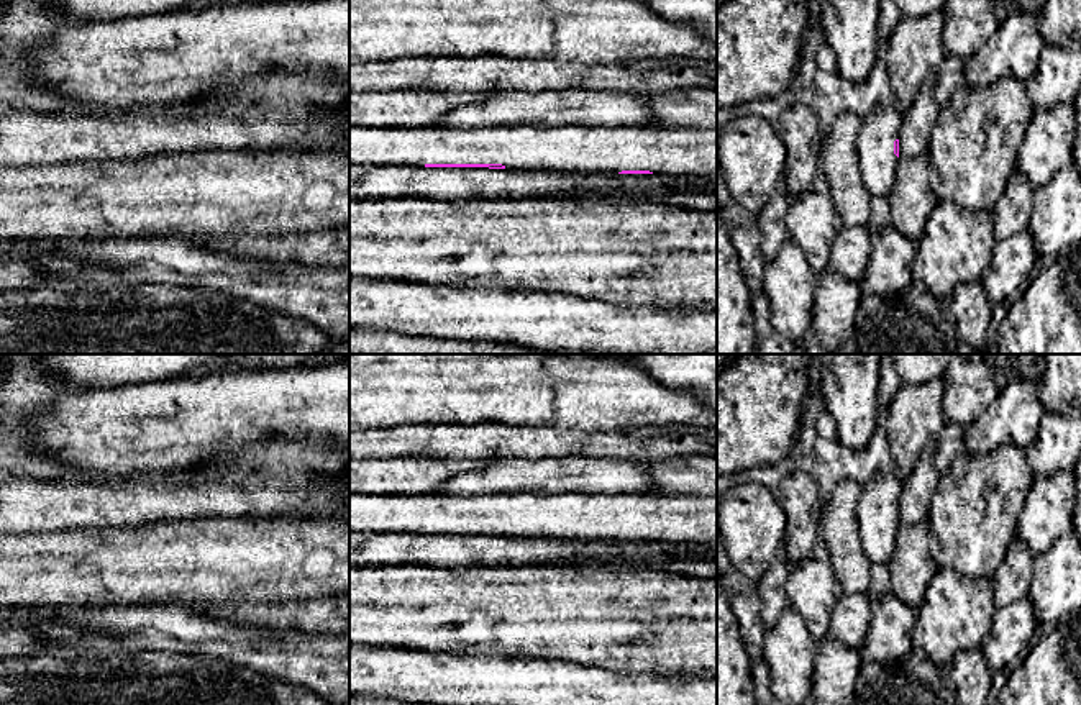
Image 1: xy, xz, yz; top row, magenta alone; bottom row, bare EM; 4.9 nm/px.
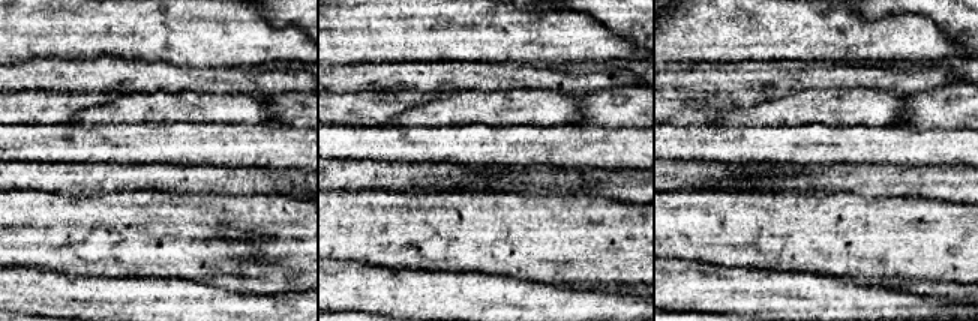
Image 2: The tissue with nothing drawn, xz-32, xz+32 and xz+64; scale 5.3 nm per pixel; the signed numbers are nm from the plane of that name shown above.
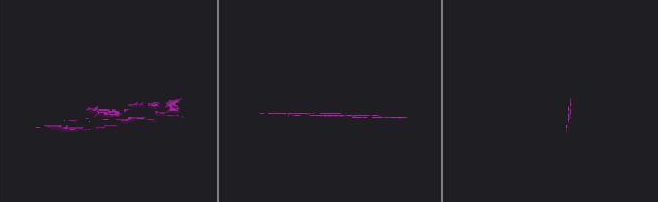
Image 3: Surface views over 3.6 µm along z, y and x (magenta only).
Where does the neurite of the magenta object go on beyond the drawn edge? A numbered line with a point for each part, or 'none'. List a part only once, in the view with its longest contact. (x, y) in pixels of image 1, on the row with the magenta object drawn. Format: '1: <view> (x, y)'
1: xz (570, 148)

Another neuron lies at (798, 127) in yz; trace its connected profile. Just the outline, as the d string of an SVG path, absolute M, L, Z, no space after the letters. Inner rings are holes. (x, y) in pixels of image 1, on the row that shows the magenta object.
M789 105L781 111L776 130L786 146L784 180L787 193L799 198L812 190L822 166L823 134L817 115L805 105Z

